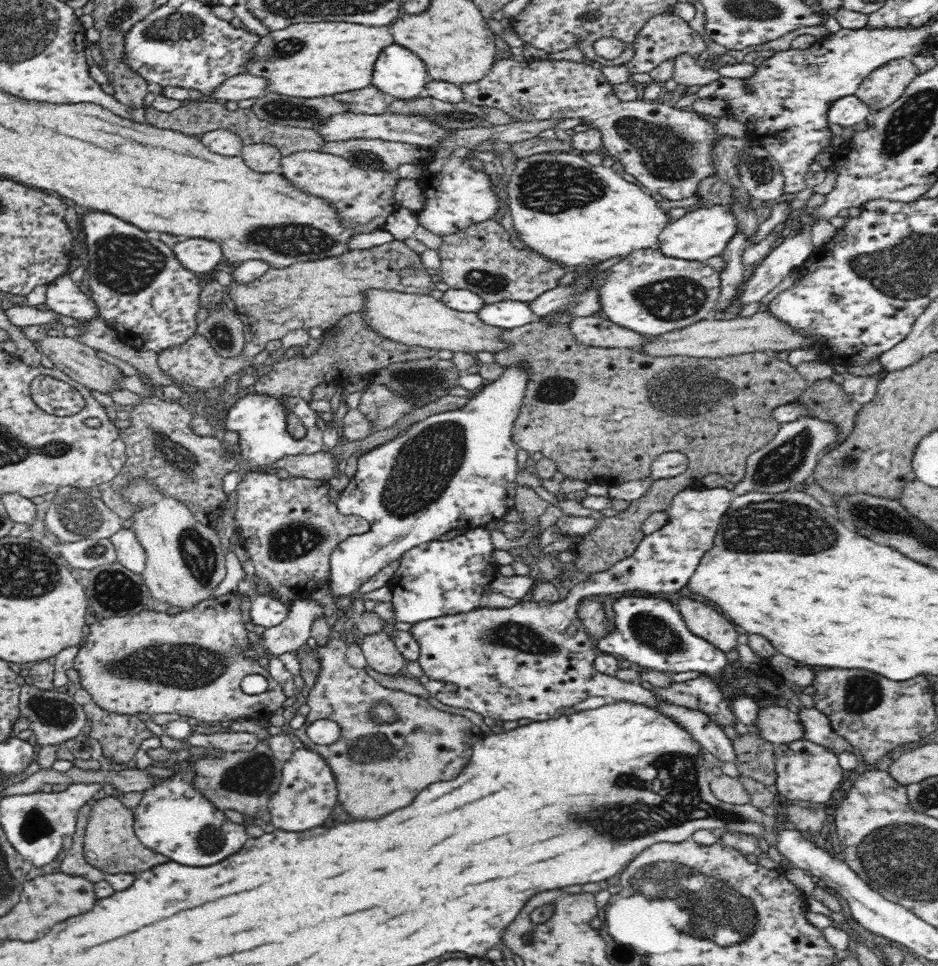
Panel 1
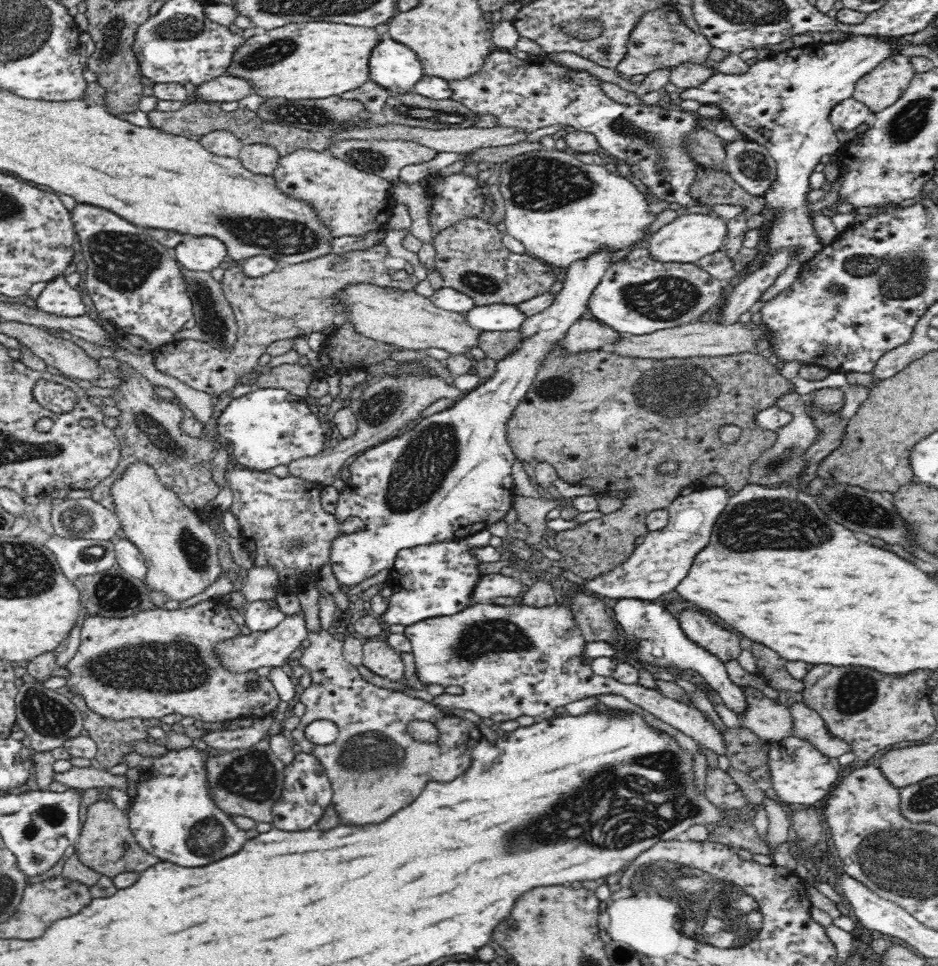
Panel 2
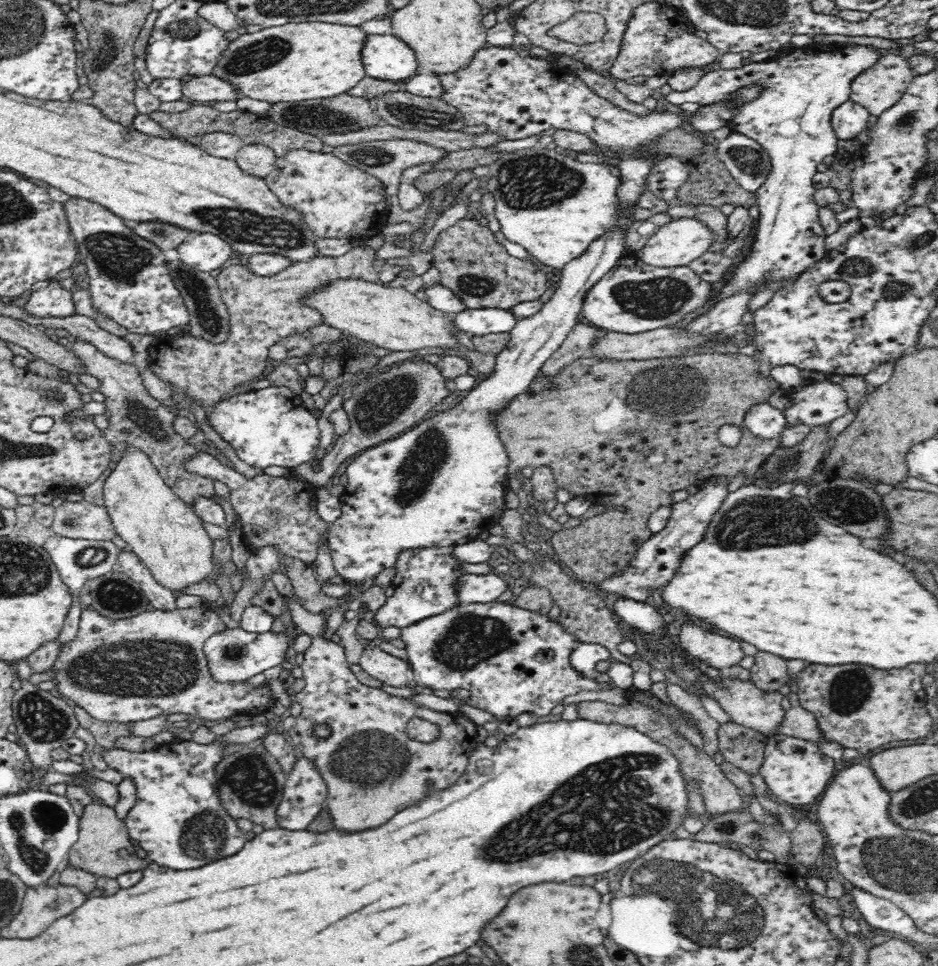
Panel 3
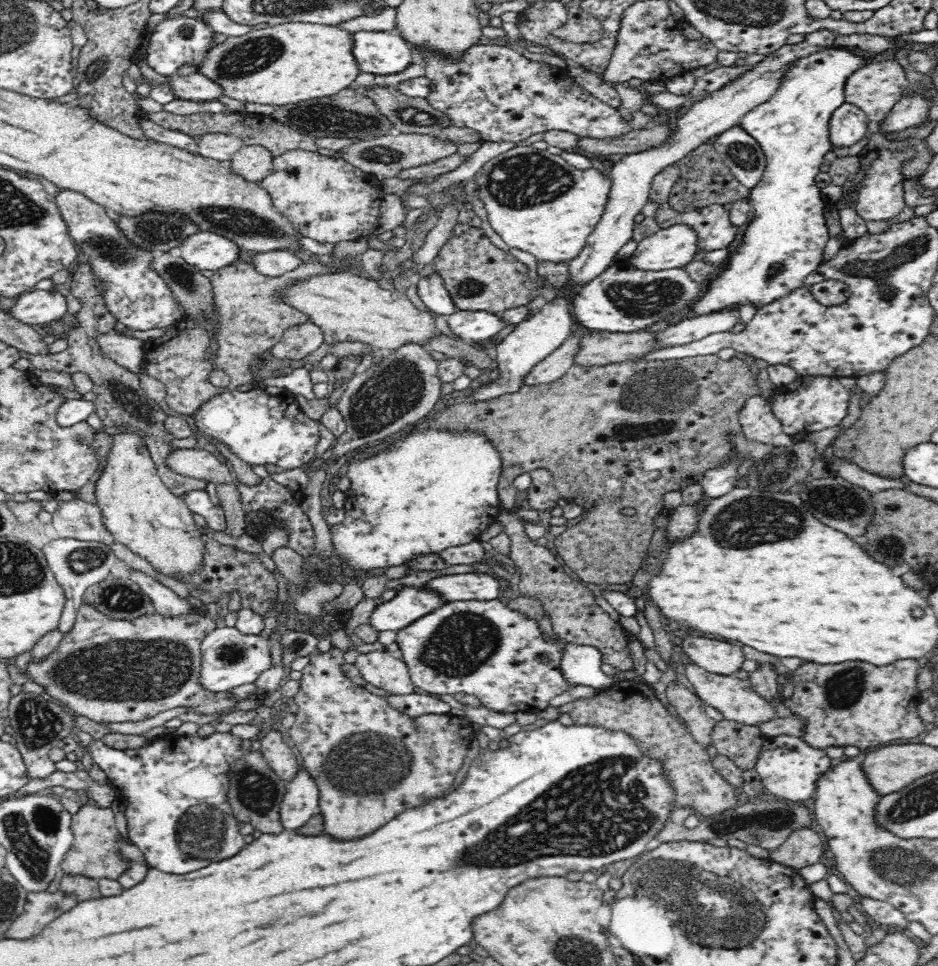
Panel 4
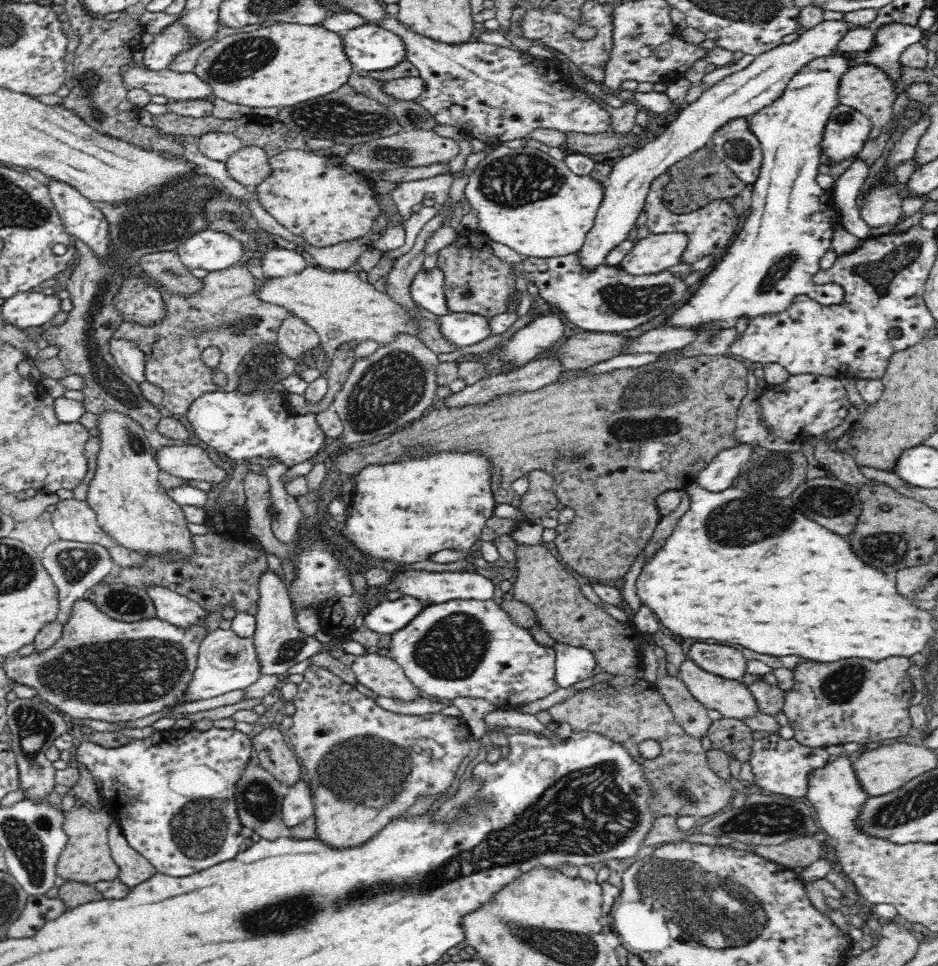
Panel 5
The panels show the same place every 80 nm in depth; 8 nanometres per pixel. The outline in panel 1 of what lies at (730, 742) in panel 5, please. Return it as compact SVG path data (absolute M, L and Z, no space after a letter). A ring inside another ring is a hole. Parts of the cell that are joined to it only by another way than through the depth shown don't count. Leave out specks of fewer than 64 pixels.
M751 732L736 734L730 741L736 753L734 765L742 775L753 778L765 786L775 784L773 743L764 741Z

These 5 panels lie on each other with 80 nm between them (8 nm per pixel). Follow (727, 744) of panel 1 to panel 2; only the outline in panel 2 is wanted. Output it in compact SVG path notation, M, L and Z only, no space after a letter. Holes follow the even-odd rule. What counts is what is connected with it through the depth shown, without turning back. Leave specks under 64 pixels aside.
M701 487L697 491L692 491L688 496L677 495L677 497L668 506L669 521L668 524L657 531L649 531L649 533L637 542L633 553L627 558L626 562L615 566L611 571L597 576L592 580L585 581L582 588L577 588L575 592L588 591L589 593L600 594L603 597L610 598L637 598L637 599L653 599L658 598L661 594L672 592L678 582L688 574L694 556L702 550L710 541L712 528L718 520L718 516L726 509L731 490L723 487ZM566 601L561 606L530 607L522 602L503 606L491 602L471 604L468 609L460 613L428 618L425 621L415 622L404 629L404 635L412 645L412 654L415 662L414 680L422 687L430 688L438 685L444 692L430 701L438 708L449 710L472 710L481 718L491 718L495 722L514 720L518 716L532 716L537 721L550 719L558 706L566 706L574 700L582 700L594 694L622 694L632 704L648 710L692 736L696 742L704 744L705 748L714 750L719 755L724 754L724 737L720 729L716 729L696 707L686 706L684 702L666 698L660 691L636 684L622 684L614 677L604 677L595 674L588 663L582 663L580 654L586 646L586 638L576 626Z

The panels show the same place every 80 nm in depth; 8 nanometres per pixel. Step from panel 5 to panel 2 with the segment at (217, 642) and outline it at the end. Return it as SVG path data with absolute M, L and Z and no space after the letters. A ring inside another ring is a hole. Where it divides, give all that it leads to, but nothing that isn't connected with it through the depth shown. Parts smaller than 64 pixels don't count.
M303 612L297 615L287 615L285 619L274 628L265 631L240 633L235 638L227 641L219 641L214 646L213 652L217 654L222 666L230 670L230 673L247 673L258 668L281 667L287 661L294 659L294 654L300 651L300 642L306 638L307 626Z

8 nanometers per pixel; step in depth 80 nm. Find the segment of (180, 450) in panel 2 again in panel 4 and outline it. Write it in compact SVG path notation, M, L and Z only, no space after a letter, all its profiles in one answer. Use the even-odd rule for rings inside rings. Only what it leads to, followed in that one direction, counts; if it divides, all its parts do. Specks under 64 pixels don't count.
M80 258L80 262L72 271L67 285L71 294L79 300L81 307L76 314L72 314L74 326L68 326L68 330L63 334L64 336L60 337L67 343L66 351L58 354L28 354L20 351L20 354L21 358L27 359L32 363L33 369L68 373L68 375L81 372L87 374L90 377L90 381L93 382L90 392L94 393L96 398L91 402L93 402L95 407L94 413L102 419L104 429L98 430L94 438L88 441L87 445L94 450L100 468L96 470L96 474L86 484L82 485L81 489L74 492L74 498L82 499L92 504L96 502L96 499L94 499L95 482L98 481L107 465L106 456L108 456L111 447L111 437L108 430L117 426L118 422L125 422L125 424L133 426L142 437L145 437L145 444L155 462L160 479L177 497L180 494L184 494L184 492L188 492L188 490L204 489L207 484L206 481L181 476L177 472L169 470L169 466L167 466L165 461L173 452L174 447L164 441L164 436L168 434L164 422L168 416L164 414L154 400L146 397L144 390L140 387L138 375L120 367L100 349L100 345L98 345L100 335L114 333L116 325L120 322L105 308L106 302L102 297L102 282L98 281L97 274L93 272L93 268L89 264L89 259Z

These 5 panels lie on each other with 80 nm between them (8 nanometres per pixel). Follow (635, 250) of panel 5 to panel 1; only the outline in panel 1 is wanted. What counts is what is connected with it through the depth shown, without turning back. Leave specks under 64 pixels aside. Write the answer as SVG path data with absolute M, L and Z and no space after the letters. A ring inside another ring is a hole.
M718 204L686 213L661 230L660 245L657 249L670 258L701 262L723 254L726 245L737 233L738 224L735 215L728 213L726 207L728 206Z

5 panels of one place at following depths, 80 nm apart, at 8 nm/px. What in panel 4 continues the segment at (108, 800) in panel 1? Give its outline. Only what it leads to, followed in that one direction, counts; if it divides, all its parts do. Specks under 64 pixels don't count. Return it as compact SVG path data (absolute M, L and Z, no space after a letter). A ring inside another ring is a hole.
M82 805L80 811L72 815L71 830L74 833L74 841L60 866L65 875L88 877L91 880L108 878L118 881L125 873L126 860L118 854L119 832L111 808Z

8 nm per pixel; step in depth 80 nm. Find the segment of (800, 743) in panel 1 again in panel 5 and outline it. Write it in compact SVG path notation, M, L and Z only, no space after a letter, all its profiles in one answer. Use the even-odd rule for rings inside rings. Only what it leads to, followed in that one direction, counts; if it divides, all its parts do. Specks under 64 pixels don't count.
M775 733L763 739L756 739L748 754L748 760L751 764L752 775L754 775L754 784L766 792L782 794L784 797L802 798L806 796L809 789L809 782L806 778L810 770L824 768L826 762L830 760L830 754L825 747L804 746L794 737L784 739Z

